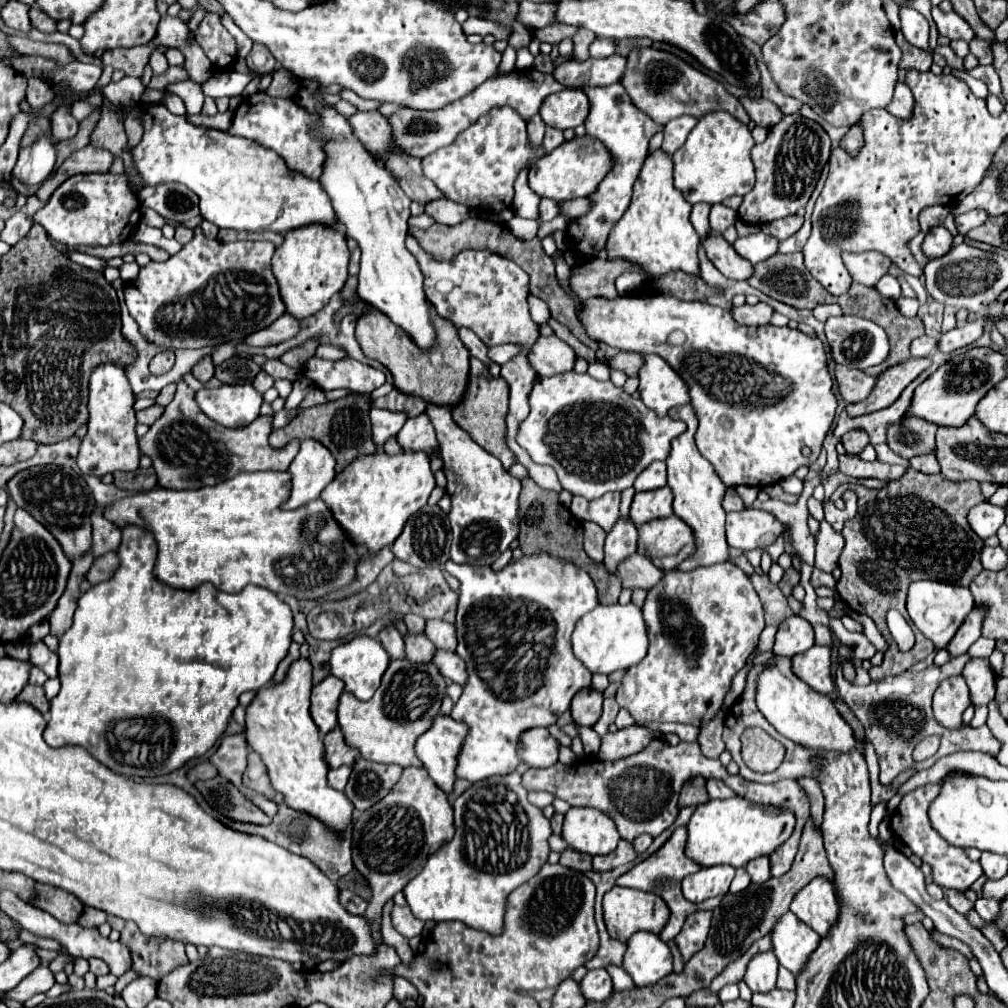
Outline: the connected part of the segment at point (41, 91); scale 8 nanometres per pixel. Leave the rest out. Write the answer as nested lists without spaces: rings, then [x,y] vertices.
[[[29,79],[25,99],[33,109],[45,107],[47,103],[53,101],[53,97],[55,97],[55,93],[51,91],[51,87],[47,87],[47,83],[43,83],[43,79]]]

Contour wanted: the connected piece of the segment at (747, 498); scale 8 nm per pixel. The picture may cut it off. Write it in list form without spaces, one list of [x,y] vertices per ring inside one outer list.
[[[738,485],[735,491],[743,500],[744,504],[749,507],[757,499],[759,489],[756,487],[751,487],[747,485]]]

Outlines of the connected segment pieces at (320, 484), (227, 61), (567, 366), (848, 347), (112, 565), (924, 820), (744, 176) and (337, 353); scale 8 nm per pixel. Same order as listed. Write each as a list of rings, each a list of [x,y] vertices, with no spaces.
[[[307,439],[301,443],[297,459],[289,467],[291,495],[283,509],[297,509],[321,495],[335,477],[335,459],[319,441]]]
[[[207,13],[195,31],[195,39],[211,59],[215,69],[229,69],[237,59],[237,47],[231,33],[221,25],[219,15]]]
[[[539,337],[539,343],[531,349],[531,365],[537,375],[557,375],[563,371],[571,371],[575,363],[575,351],[563,343],[559,337]]]
[[[839,315],[839,317],[829,317],[825,321],[825,335],[831,345],[831,355],[833,361],[851,369],[867,369],[873,365],[883,363],[889,357],[889,339],[883,329],[877,327],[877,323],[855,317],[855,315]]]
[[[115,553],[103,555],[103,557],[99,557],[99,559],[93,563],[93,567],[89,569],[87,581],[91,581],[91,583],[109,581],[109,579],[115,575],[117,567],[119,567],[119,557],[117,557]]]
[[[945,777],[939,781],[939,783],[933,783],[933,785],[925,785],[925,787],[919,787],[911,793],[907,793],[899,807],[891,813],[889,817],[889,827],[893,831],[893,835],[897,839],[901,839],[911,851],[913,855],[921,857],[923,863],[927,863],[931,867],[931,877],[933,881],[943,887],[943,885],[955,885],[955,889],[969,889],[981,875],[983,875],[983,869],[979,863],[971,861],[963,849],[957,849],[953,845],[949,845],[943,837],[939,837],[939,833],[933,829],[931,821],[929,821],[929,815],[927,815],[927,809],[931,805],[931,801],[939,795],[941,791],[941,785],[943,785]]]
[[[725,111],[705,115],[697,121],[683,147],[673,153],[673,185],[691,205],[715,205],[727,197],[745,195],[755,183],[753,163],[749,155],[753,145],[755,141],[747,125],[739,123],[737,119],[731,119],[731,115],[725,115]]]
[[[319,345],[316,349],[315,356],[337,361],[337,359],[347,357],[347,351],[341,351],[341,347],[337,347],[337,345]]]

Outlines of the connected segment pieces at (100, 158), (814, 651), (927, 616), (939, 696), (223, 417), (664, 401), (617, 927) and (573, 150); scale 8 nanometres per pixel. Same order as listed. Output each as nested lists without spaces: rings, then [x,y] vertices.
[[[87,145],[79,151],[75,151],[69,159],[65,159],[65,163],[39,185],[35,195],[45,203],[51,197],[51,193],[55,191],[55,187],[59,183],[63,183],[65,179],[69,179],[71,175],[77,175],[77,173],[109,173],[111,165],[113,165],[113,155],[107,149]]]
[[[813,645],[805,653],[793,657],[793,669],[799,679],[803,679],[817,693],[831,693],[835,689],[831,677],[831,647]]]
[[[915,581],[909,587],[907,611],[909,611],[909,617],[915,623],[915,627],[927,639],[931,639],[937,649],[943,649],[951,641],[955,631],[961,627],[965,617],[969,615],[971,601],[973,601],[971,591],[967,587],[947,585],[947,583],[939,583],[939,581]]]
[[[961,675],[943,679],[933,695],[933,713],[943,727],[961,727],[961,715],[969,705],[969,689]]]
[[[223,385],[211,391],[197,391],[197,403],[215,423],[229,429],[239,429],[257,419],[263,399],[251,385]]]
[[[643,355],[639,381],[643,403],[647,403],[647,407],[651,407],[657,415],[667,415],[671,407],[689,401],[687,383],[659,355]]]
[[[613,887],[605,897],[603,897],[603,915],[605,915],[605,925],[607,931],[613,939],[619,941],[629,941],[629,937],[637,931],[649,931],[649,933],[661,933],[661,929],[669,921],[669,907],[665,901],[655,895],[655,893],[643,893],[637,889],[623,889],[623,887]]]
[[[575,137],[571,141],[565,141],[555,151],[547,153],[535,167],[529,171],[529,187],[539,197],[549,197],[555,201],[569,201],[577,197],[589,197],[601,183],[601,179],[607,175],[607,171],[613,169],[613,155],[607,151],[607,147],[595,139],[595,137]]]

